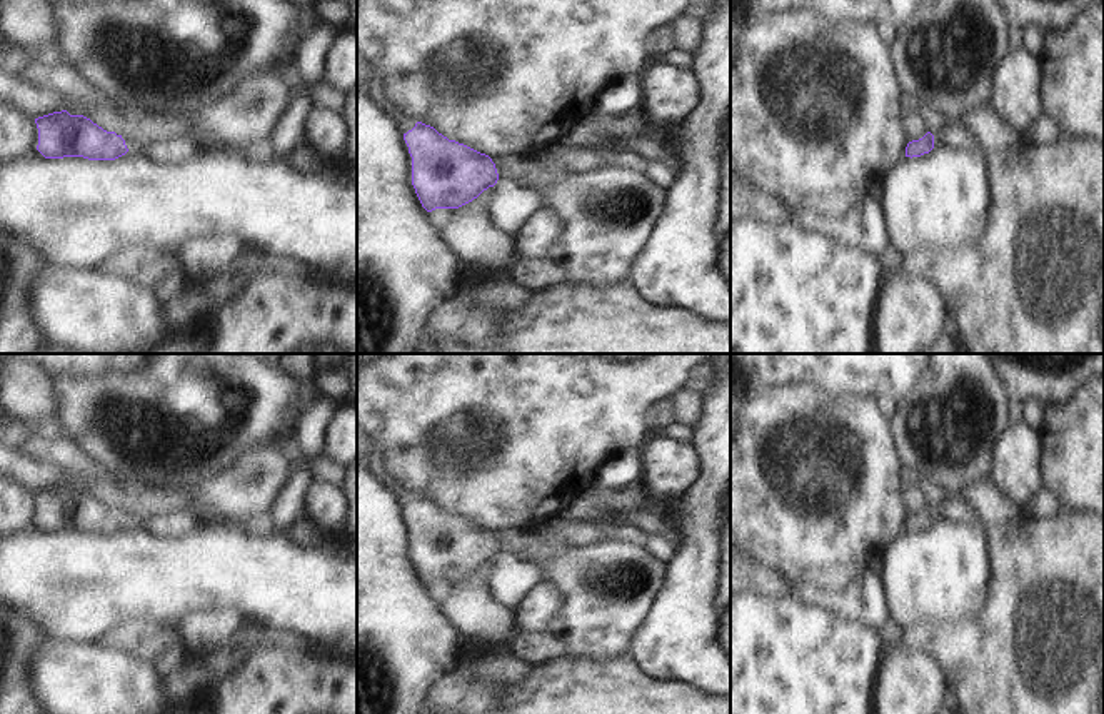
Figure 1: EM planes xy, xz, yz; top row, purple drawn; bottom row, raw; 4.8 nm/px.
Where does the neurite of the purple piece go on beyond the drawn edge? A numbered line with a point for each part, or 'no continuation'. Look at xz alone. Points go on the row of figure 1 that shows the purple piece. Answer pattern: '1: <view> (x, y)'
1: xz (407, 122)

